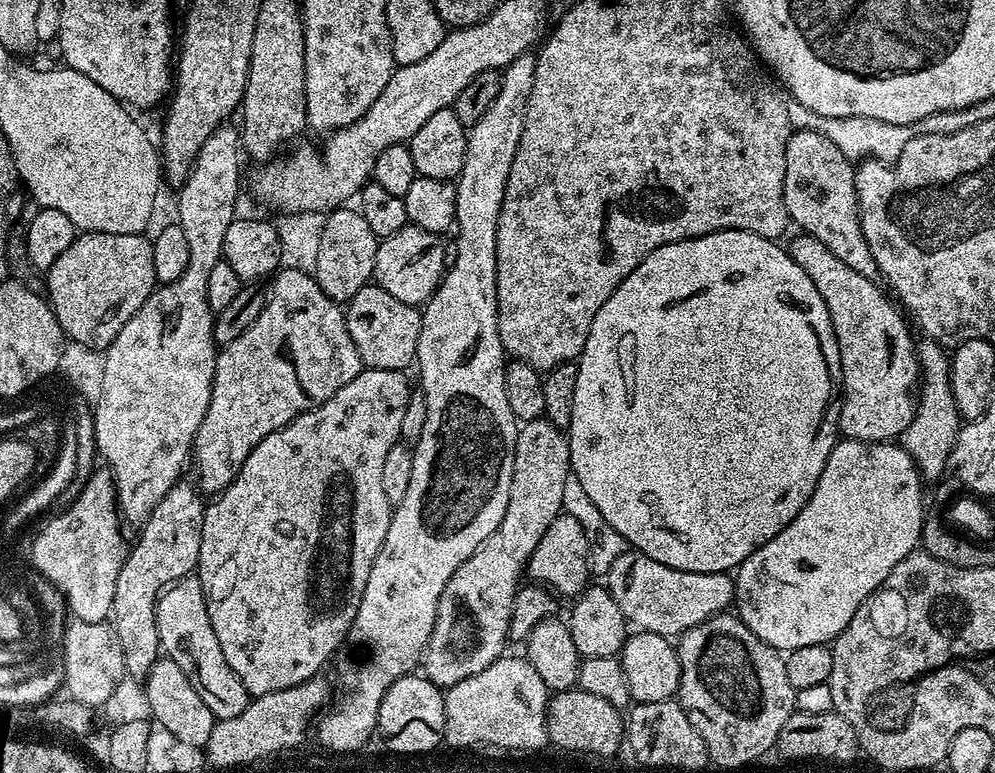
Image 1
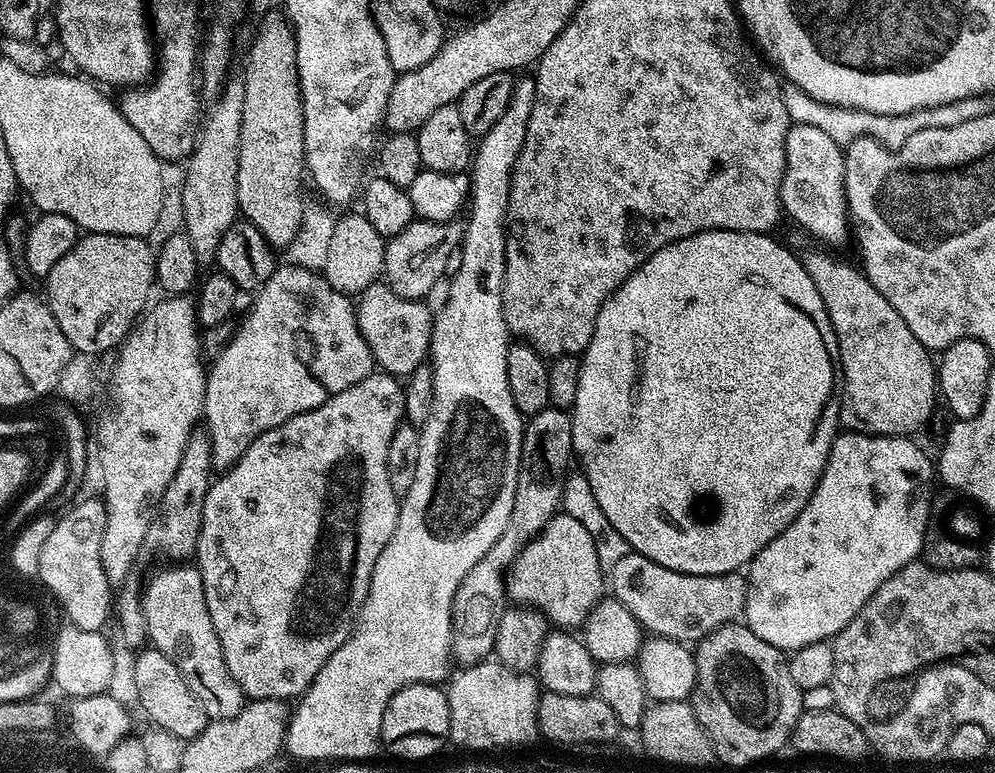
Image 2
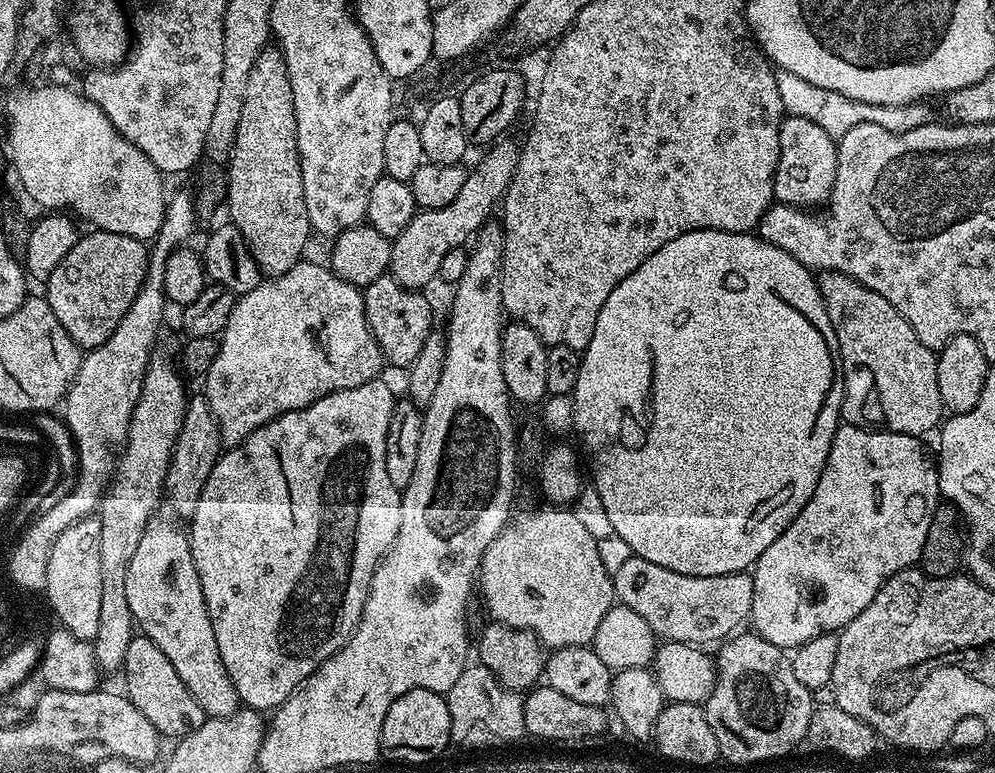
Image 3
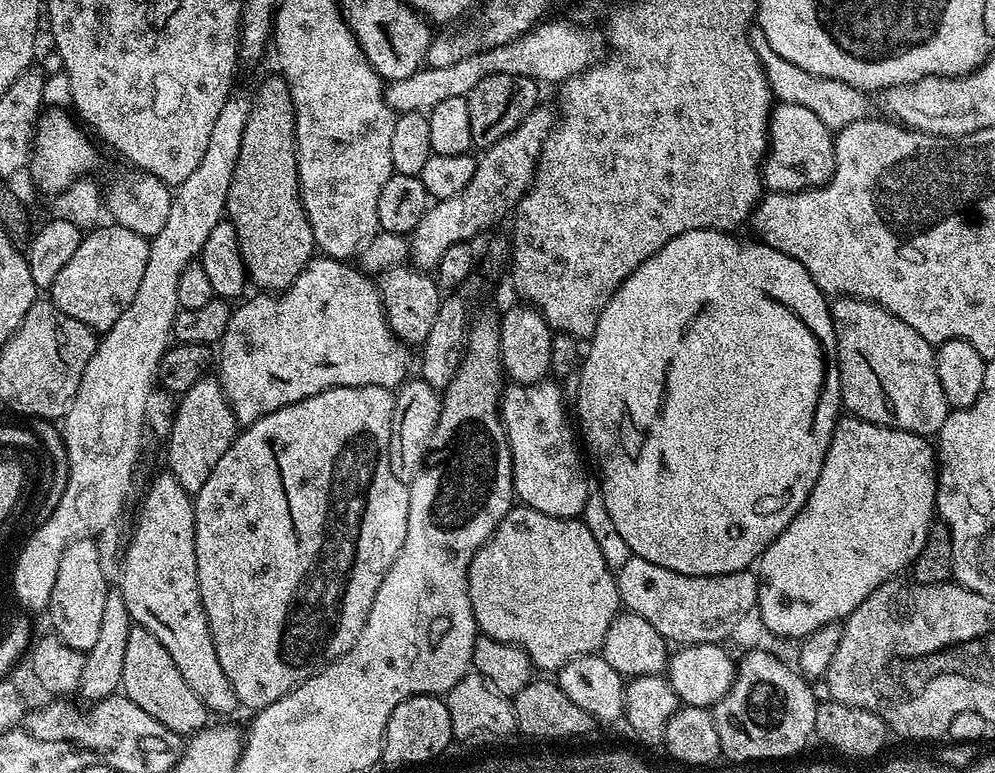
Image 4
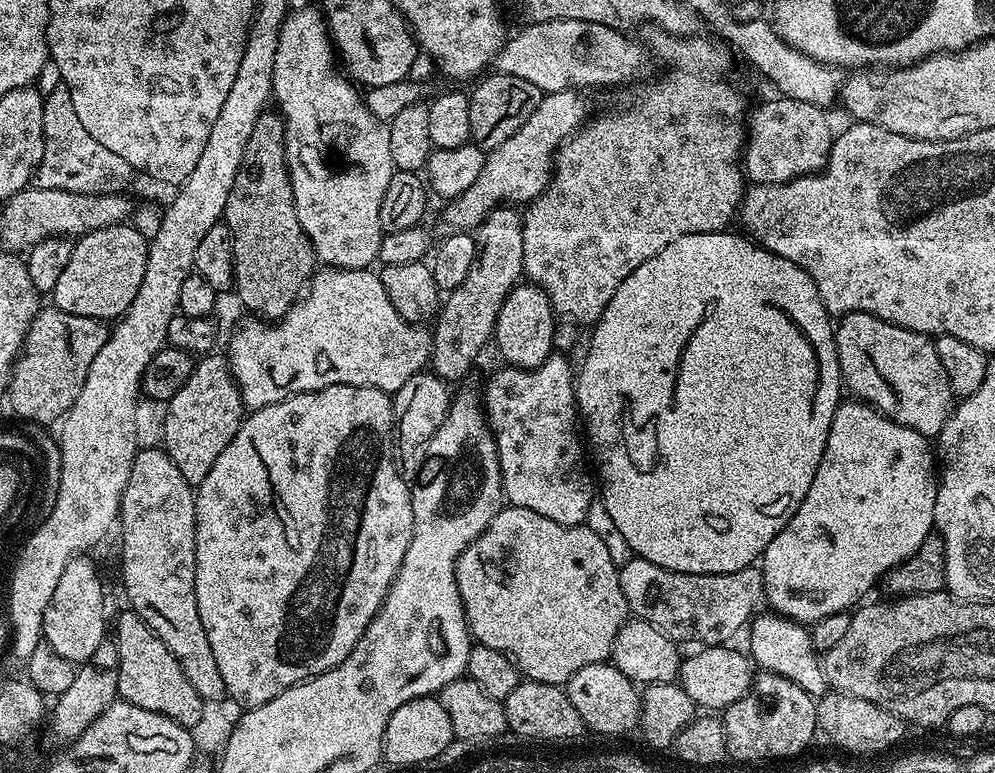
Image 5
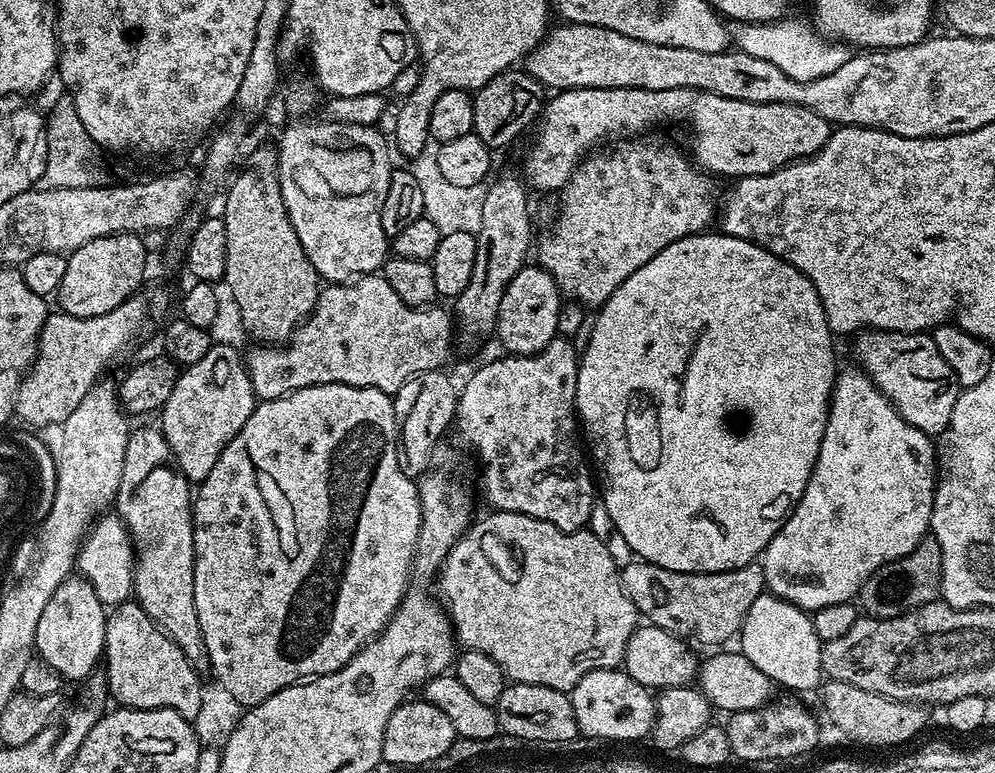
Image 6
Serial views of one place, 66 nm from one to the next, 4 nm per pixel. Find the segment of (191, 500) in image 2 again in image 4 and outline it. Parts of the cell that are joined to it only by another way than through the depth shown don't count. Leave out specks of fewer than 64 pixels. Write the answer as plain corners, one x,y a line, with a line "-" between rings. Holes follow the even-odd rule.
205,378
194,382
194,386
183,392
179,400
176,417
172,420
172,433
168,436
166,468
174,478
178,478
187,492
195,494
202,490
202,486
206,486
210,470
218,466
218,458
222,458
222,454
226,454
226,450
230,450
236,441
238,425
219,379

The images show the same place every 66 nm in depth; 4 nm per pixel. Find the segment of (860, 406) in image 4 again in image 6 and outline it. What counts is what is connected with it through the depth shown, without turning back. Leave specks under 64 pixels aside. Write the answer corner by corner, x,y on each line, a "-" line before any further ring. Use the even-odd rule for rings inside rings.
864,330
855,337
856,360
865,376
876,383
878,390
918,430
933,438
940,437
954,414
954,402
961,386
954,370
938,354
931,335
922,332
878,332

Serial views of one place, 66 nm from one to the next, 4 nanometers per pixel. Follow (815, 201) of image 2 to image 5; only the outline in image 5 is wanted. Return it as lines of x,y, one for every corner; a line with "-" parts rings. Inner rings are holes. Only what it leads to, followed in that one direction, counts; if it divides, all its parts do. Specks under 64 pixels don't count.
777,95
756,109
746,120
746,143
742,167
753,185
781,184
799,176
811,176
828,163
834,131
828,112
810,102
798,102
789,96

